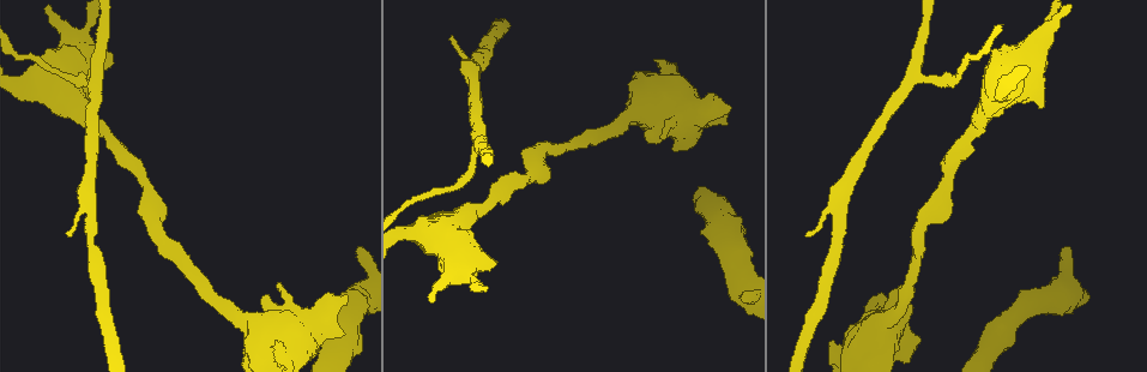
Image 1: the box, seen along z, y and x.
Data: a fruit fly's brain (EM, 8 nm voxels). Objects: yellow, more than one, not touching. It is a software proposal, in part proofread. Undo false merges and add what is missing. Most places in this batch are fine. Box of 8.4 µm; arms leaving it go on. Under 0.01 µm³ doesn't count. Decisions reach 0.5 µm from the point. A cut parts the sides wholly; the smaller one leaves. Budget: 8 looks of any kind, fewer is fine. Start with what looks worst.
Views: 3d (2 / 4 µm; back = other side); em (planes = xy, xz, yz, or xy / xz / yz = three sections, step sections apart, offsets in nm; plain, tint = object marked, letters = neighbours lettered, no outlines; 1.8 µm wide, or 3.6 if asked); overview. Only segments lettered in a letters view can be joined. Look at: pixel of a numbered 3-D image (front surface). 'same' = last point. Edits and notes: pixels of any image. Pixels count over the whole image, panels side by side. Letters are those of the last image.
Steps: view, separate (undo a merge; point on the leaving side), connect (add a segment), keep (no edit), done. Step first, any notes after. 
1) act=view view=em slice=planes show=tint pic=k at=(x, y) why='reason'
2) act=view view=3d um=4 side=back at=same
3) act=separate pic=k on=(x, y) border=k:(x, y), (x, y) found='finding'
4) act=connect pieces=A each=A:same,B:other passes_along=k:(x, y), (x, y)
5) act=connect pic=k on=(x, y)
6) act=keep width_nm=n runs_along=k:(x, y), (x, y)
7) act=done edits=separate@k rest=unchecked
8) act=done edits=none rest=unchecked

act=view view=3d um=2 pic=1 at=(742, 297)

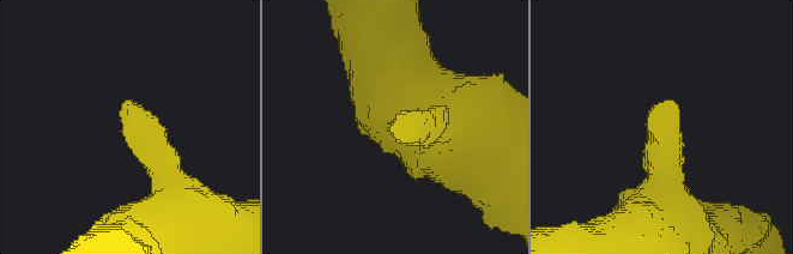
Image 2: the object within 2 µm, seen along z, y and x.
act=view view=em slice=xy step=4 show=tint pic=2 at=(395, 122)

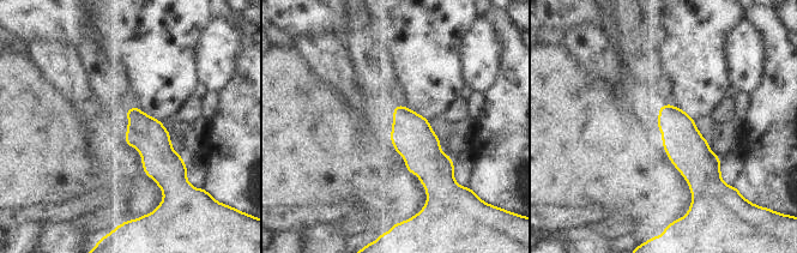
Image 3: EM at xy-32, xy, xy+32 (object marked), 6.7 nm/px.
act=view view=em slice=planes show=letters at=same

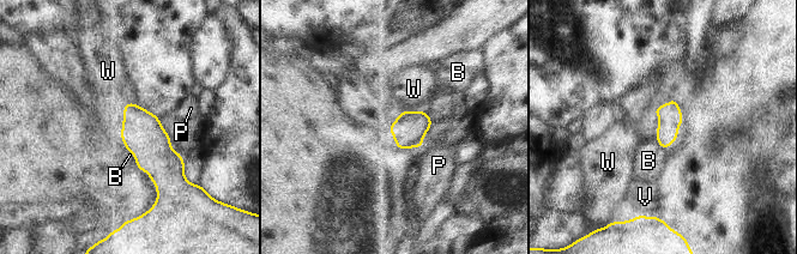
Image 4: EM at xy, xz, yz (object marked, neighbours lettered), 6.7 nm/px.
act=keep width_nm=150 each=B:other,P:other,V:other,W:other border=4:(126, 149), (132, 153), (136, 163) found='none of them fits'

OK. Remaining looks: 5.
act=view view=em um=3.6 slice=planes show=letters pic=1 at=(461, 268) why='calibre changes'

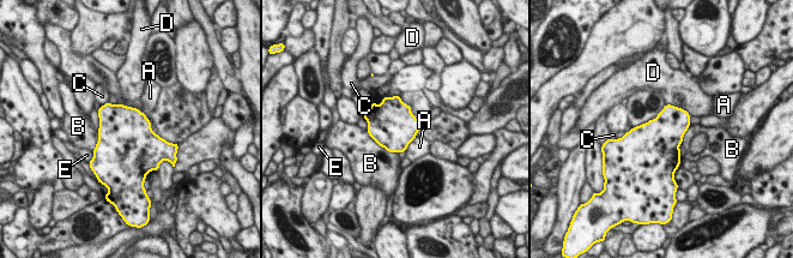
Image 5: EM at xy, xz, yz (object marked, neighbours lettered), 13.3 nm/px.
act=keep longest_contact=B:500nm each=A:other,B:other,C:other,D:other,E:other border=5:(367, 130), (380, 145), (397, 152) found='continuous, no second neuron'

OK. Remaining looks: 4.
act=view view=3d um=2 pic=1 at=(69, 233) why='thin end'

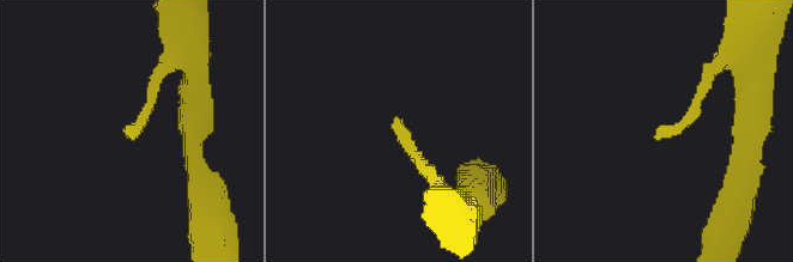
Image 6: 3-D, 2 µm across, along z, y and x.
act=view view=em um=3.6 slice=yz step=8 show=letters pic=6 at=(655, 135)

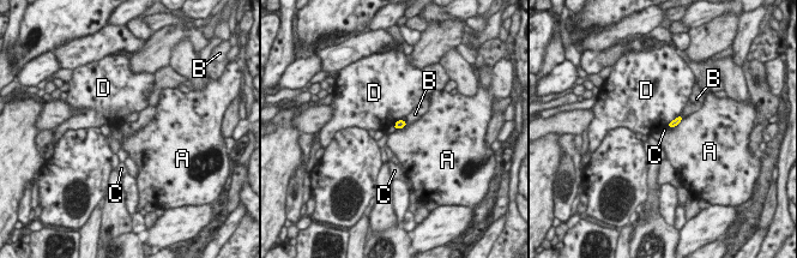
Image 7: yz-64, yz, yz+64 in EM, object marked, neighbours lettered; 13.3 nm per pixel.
act=view view=em um=3.6 slice=planes show=letters at=same why='another direction'

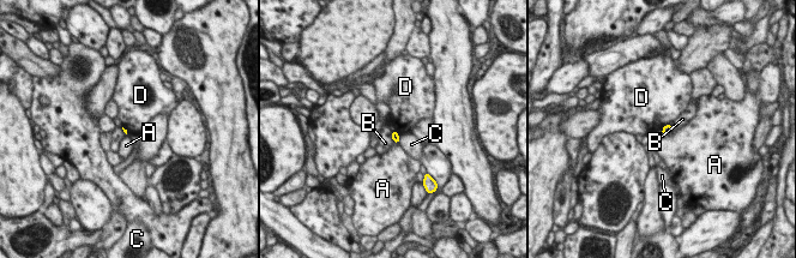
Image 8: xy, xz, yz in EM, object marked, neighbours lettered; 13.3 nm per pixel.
act=keep each=A:other,B:other,C:other,D:other border=8:(392, 130), (392, 139), (395, 142) found='none of them fits'

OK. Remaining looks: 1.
act=done edits=none rest=unchecked

